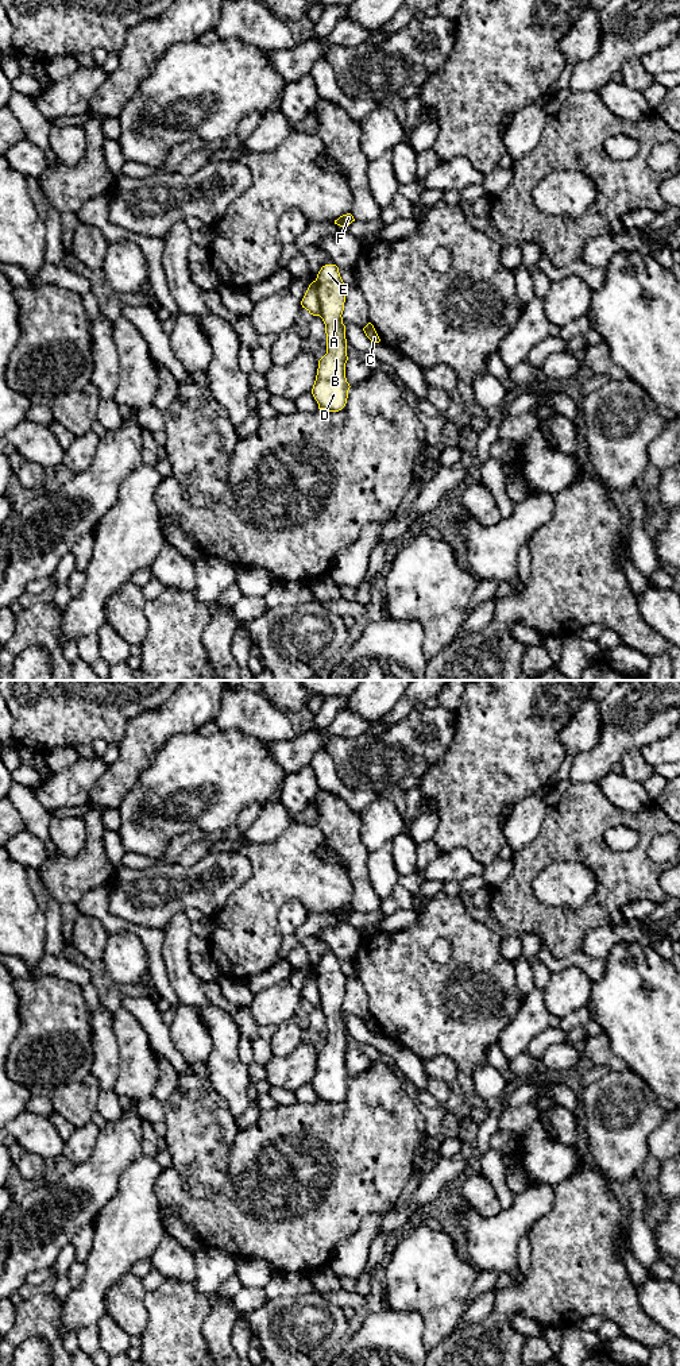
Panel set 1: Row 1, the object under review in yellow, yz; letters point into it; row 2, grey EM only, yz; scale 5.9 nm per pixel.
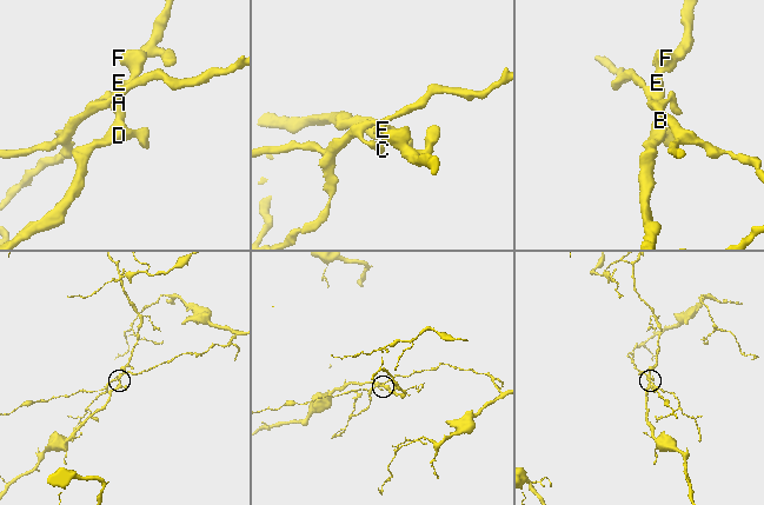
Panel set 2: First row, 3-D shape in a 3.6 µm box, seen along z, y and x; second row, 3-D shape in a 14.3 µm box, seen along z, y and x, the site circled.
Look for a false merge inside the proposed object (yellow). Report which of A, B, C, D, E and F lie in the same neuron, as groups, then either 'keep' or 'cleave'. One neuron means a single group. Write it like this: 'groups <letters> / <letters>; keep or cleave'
groups A B D E F / C; cleave

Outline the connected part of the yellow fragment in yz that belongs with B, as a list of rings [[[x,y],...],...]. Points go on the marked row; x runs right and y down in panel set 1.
[[[336,265],[322,266],[317,274],[316,285],[320,317],[325,324],[327,354],[318,360],[312,394],[318,409],[339,412],[345,406],[351,387],[345,378],[348,356],[345,325],[341,317],[347,286]]]

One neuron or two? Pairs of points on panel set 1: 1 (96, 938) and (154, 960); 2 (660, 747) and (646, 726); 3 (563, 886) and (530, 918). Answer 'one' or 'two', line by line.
1: two
2: two
3: two

